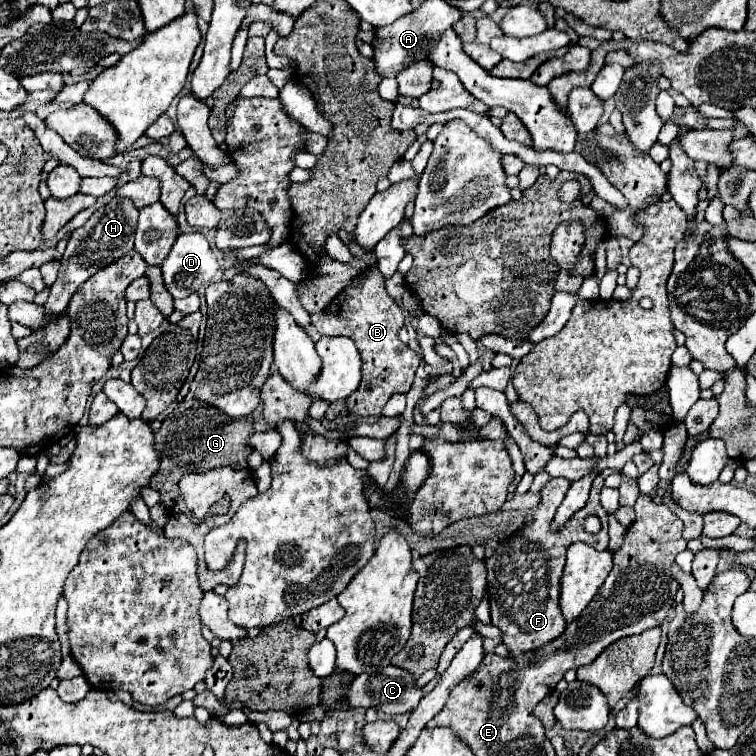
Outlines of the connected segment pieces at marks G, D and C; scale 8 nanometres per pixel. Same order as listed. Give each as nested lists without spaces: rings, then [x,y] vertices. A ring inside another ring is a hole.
[[[186,396],[176,408],[164,418],[162,428],[156,432],[156,448],[160,452],[160,470],[150,482],[150,488],[160,492],[162,504],[176,512],[178,502],[178,480],[190,472],[206,472],[218,466],[232,466],[232,468],[248,468],[248,456],[252,452],[250,436],[252,416],[244,418],[230,418],[222,410],[196,400],[194,396]]]
[[[200,232],[180,234],[176,238],[170,254],[162,262],[164,286],[166,286],[166,290],[170,292],[172,298],[186,298],[192,292],[198,292],[202,286],[210,284],[210,280],[216,276],[216,272],[218,272],[218,260],[216,260],[206,236],[200,234]]]
[[[386,666],[376,674],[356,676],[354,682],[350,684],[346,698],[350,708],[366,708],[366,710],[376,708],[382,710],[384,714],[404,714],[404,712],[412,712],[418,706],[418,702],[422,700],[422,690],[414,686],[414,676],[408,676],[406,670]]]

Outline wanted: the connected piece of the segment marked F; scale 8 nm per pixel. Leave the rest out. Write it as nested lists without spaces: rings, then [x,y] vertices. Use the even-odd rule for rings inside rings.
[[[602,474],[594,478],[592,492],[588,498],[588,504],[582,508],[582,512],[576,512],[562,528],[562,532],[550,532],[550,524],[554,518],[556,508],[560,506],[566,490],[568,480],[566,478],[552,478],[542,488],[542,500],[540,506],[530,512],[530,520],[522,532],[516,532],[514,536],[506,538],[502,546],[496,548],[494,556],[486,558],[488,568],[488,590],[490,590],[490,612],[492,612],[492,624],[502,630],[502,642],[508,648],[510,656],[518,656],[530,650],[536,650],[552,640],[556,640],[566,630],[566,620],[560,612],[558,598],[560,598],[560,576],[564,568],[566,550],[574,542],[586,542],[596,550],[608,548],[608,512],[600,504],[600,490],[604,486]],[[588,516],[598,516],[602,522],[602,530],[598,534],[588,534],[584,530],[584,520]]]

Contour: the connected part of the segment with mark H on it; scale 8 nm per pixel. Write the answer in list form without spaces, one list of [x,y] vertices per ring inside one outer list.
[[[116,196],[110,204],[104,208],[98,208],[90,220],[72,232],[64,258],[60,260],[60,274],[54,286],[50,288],[48,302],[44,304],[46,316],[56,316],[62,312],[62,308],[68,308],[72,294],[76,288],[90,276],[94,276],[100,268],[106,268],[108,264],[114,264],[122,256],[126,256],[134,248],[134,232],[136,232],[136,222],[138,222],[138,208],[130,198]]]

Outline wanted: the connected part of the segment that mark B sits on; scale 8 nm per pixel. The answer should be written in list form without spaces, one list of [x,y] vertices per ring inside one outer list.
[[[370,266],[366,272],[362,272],[362,276],[356,276],[354,282],[334,298],[330,308],[314,314],[312,324],[320,334],[340,334],[352,338],[356,348],[360,350],[364,362],[362,384],[348,398],[348,410],[352,414],[378,418],[392,394],[406,394],[410,390],[420,358],[398,338],[398,330],[404,326],[404,314],[402,308],[388,296],[384,288],[384,278],[376,266]]]

